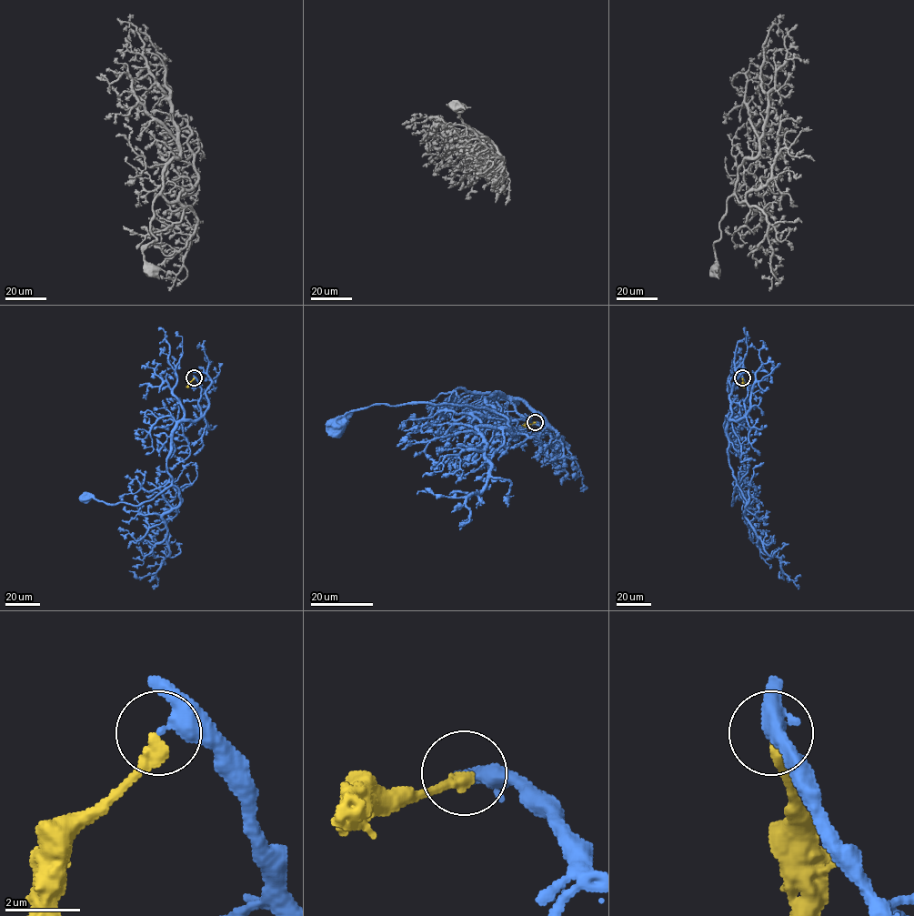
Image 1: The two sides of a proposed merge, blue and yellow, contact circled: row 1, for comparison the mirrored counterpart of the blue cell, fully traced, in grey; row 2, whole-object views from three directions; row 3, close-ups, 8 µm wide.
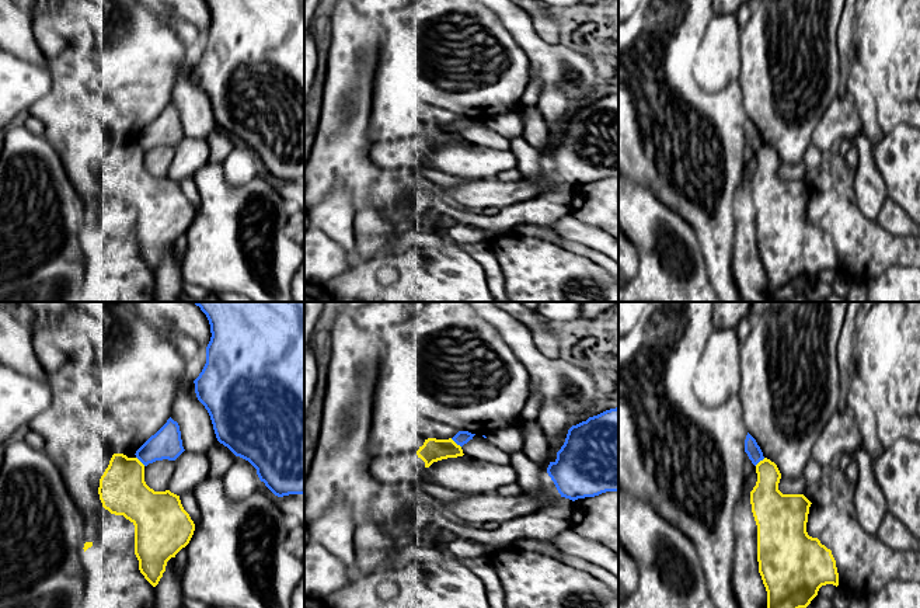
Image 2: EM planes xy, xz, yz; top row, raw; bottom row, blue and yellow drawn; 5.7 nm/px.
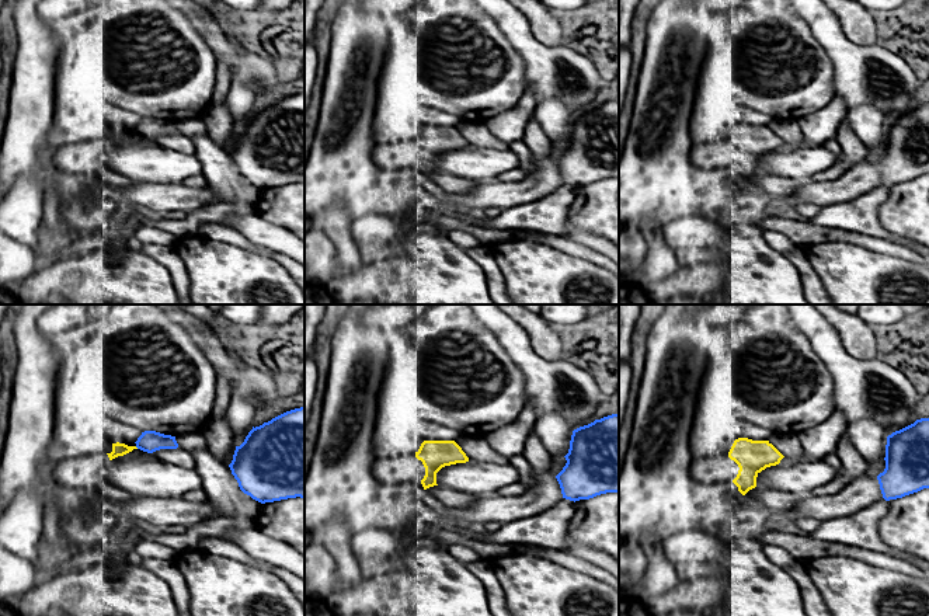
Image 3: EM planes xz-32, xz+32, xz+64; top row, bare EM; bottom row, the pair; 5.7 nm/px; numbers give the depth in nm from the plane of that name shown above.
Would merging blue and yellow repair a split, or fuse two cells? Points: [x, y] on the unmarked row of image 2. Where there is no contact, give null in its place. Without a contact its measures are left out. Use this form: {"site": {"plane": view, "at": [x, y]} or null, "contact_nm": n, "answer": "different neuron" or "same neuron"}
{"site": {"plane": "xz", "at": [456, 128]}, "contact_nm": 80, "answer": "different neuron"}

